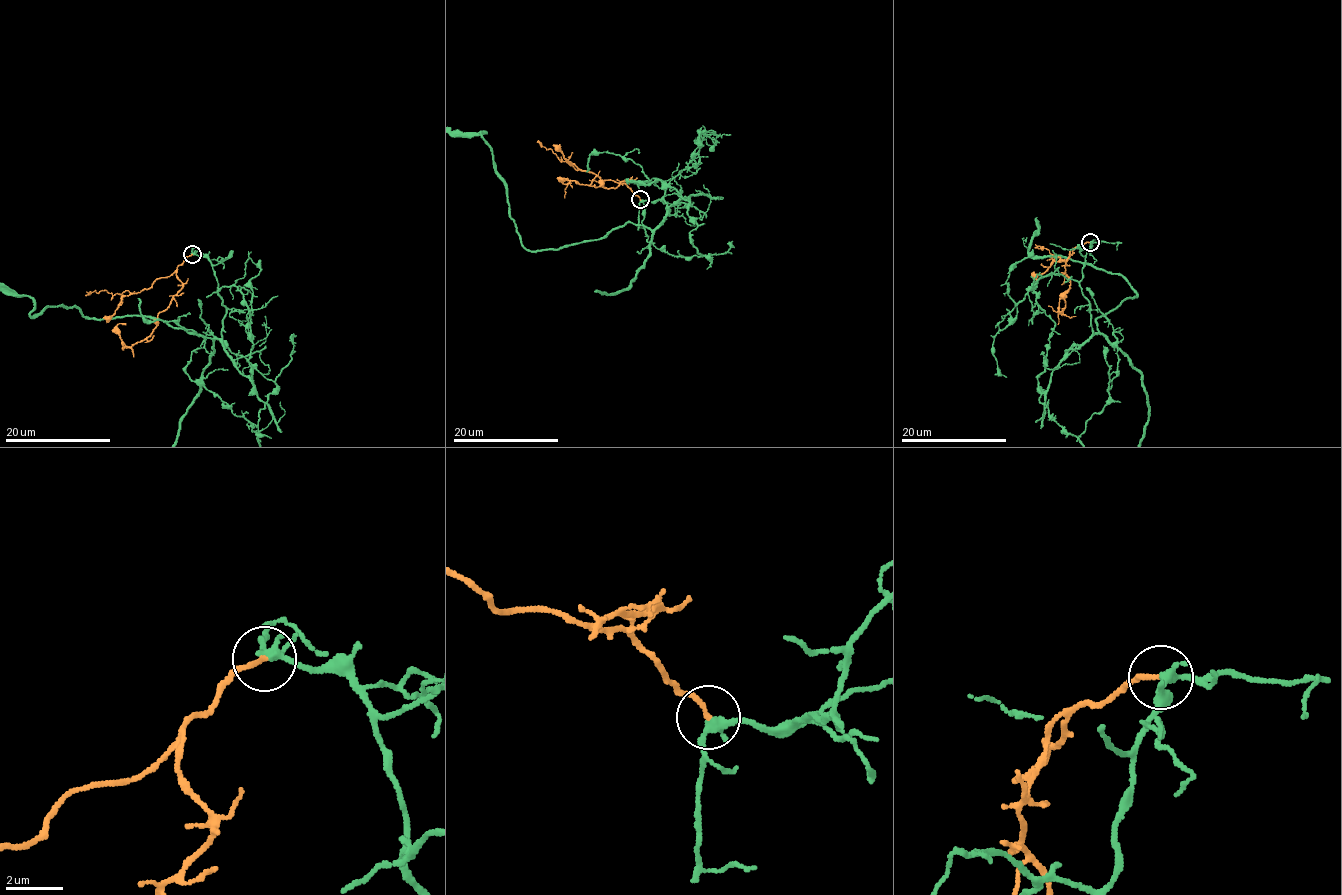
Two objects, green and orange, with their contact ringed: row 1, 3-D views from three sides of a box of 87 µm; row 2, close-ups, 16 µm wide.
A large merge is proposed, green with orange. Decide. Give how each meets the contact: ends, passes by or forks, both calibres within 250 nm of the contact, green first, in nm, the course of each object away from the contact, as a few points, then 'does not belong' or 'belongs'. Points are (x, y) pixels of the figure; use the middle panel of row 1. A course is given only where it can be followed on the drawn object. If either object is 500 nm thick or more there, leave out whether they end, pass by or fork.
green passes by; orange ends; calibres 260 and 170 nm; course green (641, 200), (664, 200), (670, 214), (648, 229), (627, 222), (526, 249), (486, 131); course orange (641, 200), (625, 182), (630, 179), (622, 182), (617, 188), (606, 188), (565, 177), (561, 181), (570, 182); belongs

